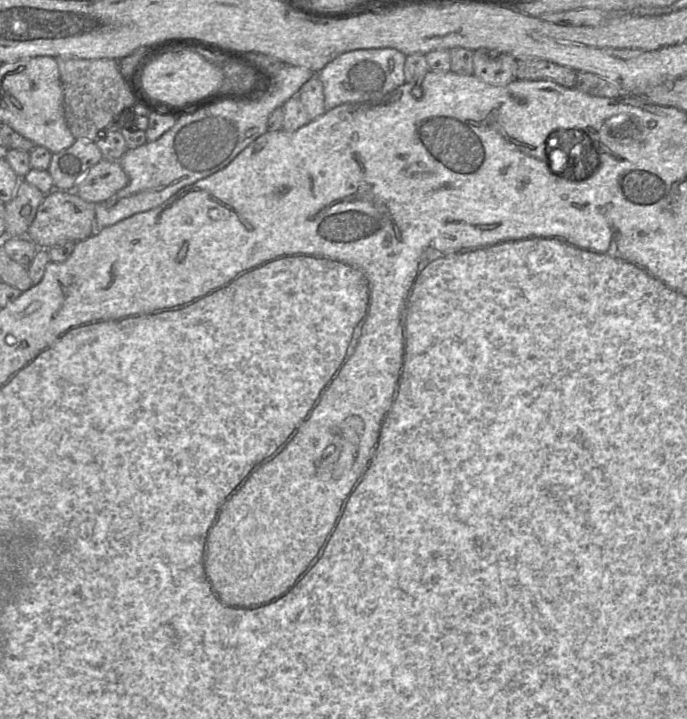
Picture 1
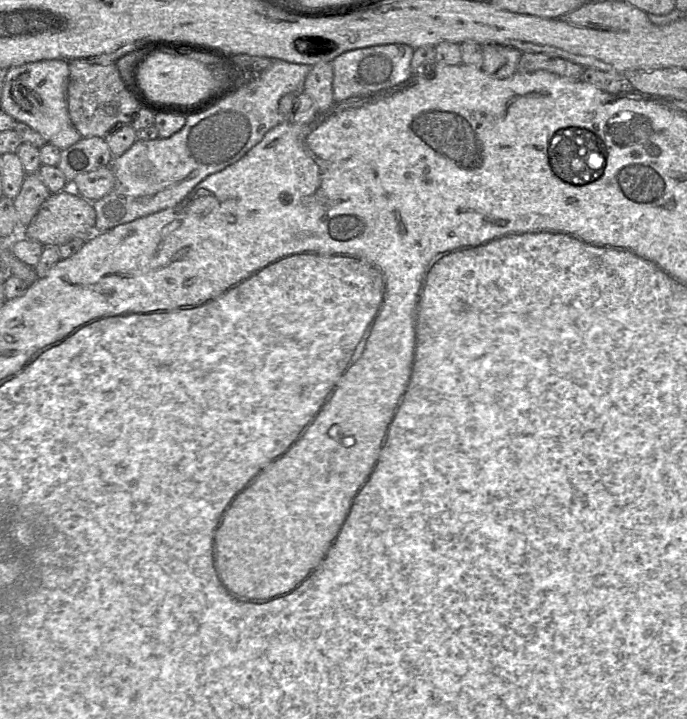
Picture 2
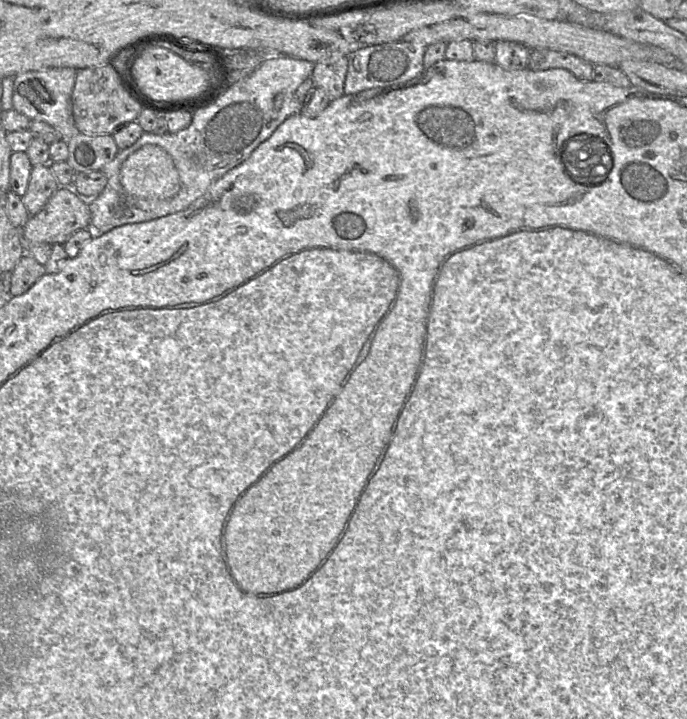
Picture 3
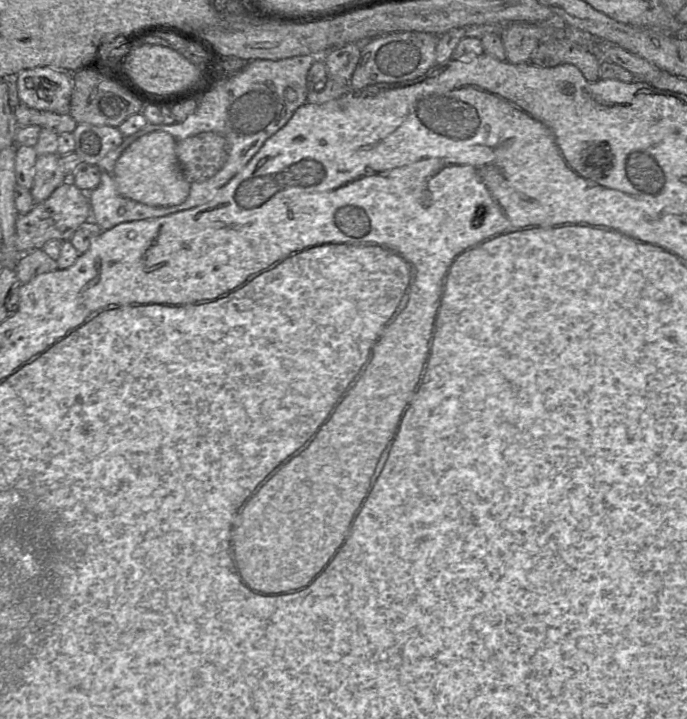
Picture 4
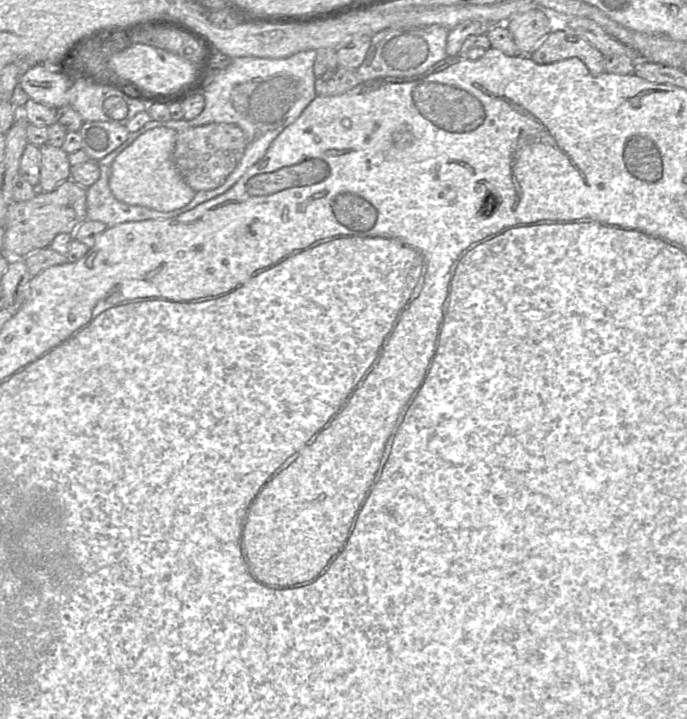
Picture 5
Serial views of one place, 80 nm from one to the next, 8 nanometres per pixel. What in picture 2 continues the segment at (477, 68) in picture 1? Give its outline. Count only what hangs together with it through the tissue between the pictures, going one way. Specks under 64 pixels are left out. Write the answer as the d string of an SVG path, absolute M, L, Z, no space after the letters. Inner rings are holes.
M489 44L483 46L483 64L481 69L498 79L506 79L518 71L522 52L516 48Z

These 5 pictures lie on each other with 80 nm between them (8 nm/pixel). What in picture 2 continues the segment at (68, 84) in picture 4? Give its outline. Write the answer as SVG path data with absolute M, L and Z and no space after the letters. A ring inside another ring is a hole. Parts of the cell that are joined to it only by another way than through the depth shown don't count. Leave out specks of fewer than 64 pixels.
M42 60L7 69L1 109L39 132L49 144L64 150L77 143L82 136L74 127L67 106L69 65L63 60Z

